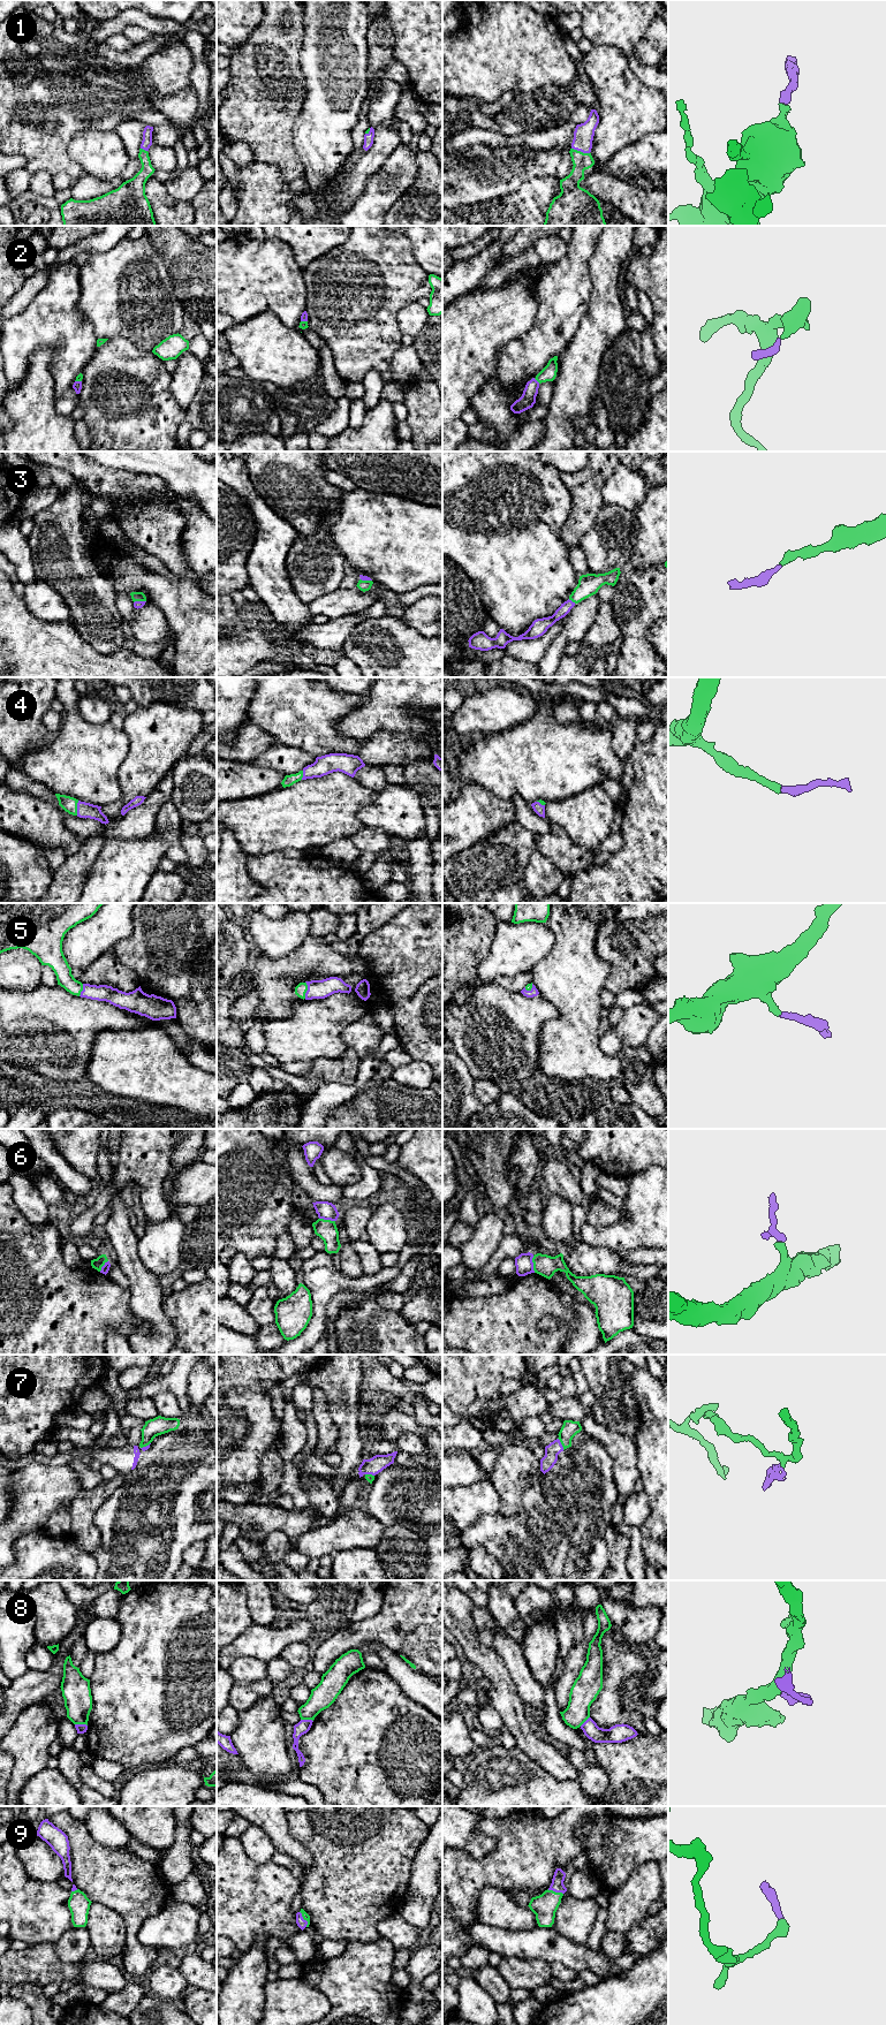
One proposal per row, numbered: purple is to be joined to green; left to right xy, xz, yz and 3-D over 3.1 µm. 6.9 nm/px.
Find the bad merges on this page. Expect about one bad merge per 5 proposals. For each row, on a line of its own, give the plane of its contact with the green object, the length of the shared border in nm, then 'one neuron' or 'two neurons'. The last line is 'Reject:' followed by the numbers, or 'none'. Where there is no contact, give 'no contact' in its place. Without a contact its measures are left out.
1: contact in yz; length 130 nm; one neuron
2: contact in yz; length 60 nm; one neuron
3: contact in yz; length 60 nm; one neuron
4: contact in xy; length 110 nm; one neuron
5: contact in xz; length 120 nm; one neuron
6: contact in yz; length 120 nm; two neurons
7: contact in yz; length 100 nm; two neurons
8: contact in xy; length 90 nm; two neurons
9: contact in xz; length 120 nm; one neuron
Reject: 6, 7, 8

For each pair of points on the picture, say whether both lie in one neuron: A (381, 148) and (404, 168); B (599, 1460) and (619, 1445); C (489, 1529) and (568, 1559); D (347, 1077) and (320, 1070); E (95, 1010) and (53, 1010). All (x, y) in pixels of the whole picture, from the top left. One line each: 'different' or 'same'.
A: different
B: different
C: same
D: same
E: same

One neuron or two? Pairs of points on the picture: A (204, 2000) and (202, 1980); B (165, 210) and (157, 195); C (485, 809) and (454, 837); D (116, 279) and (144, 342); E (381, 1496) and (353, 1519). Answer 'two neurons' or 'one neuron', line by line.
A: two neurons
B: one neuron
C: one neuron
D: one neuron
E: two neurons

